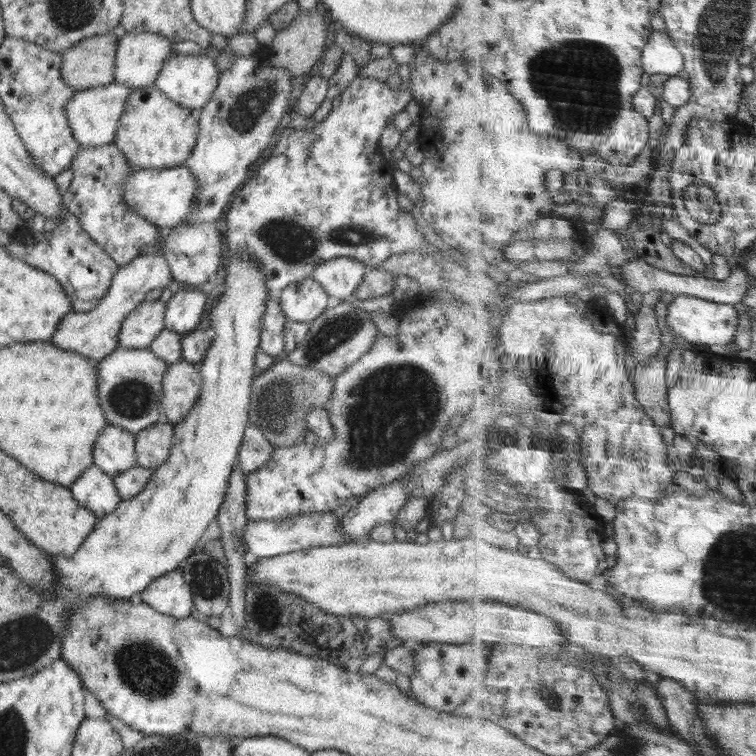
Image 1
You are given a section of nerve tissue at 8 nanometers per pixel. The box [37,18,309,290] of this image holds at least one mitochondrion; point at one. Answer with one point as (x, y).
(245, 111)

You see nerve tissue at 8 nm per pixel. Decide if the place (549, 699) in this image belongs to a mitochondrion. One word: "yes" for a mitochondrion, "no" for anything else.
yes

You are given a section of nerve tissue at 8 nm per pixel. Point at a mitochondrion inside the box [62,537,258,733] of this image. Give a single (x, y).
(148, 671)

